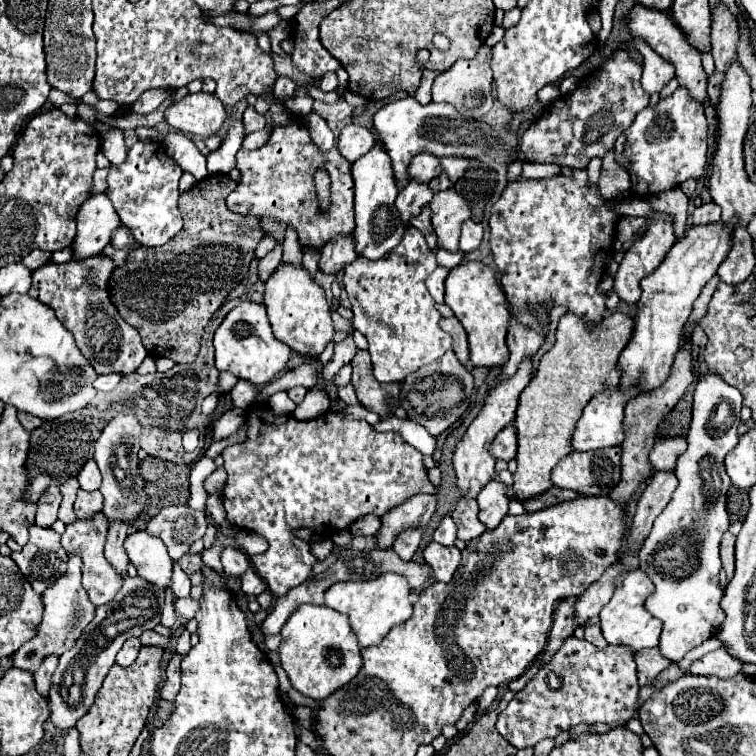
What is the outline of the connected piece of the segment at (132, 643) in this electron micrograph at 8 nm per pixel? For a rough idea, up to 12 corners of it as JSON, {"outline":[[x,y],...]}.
{"outline":[[128,639],[116,655],[116,663],[122,667],[132,665],[140,641]]}

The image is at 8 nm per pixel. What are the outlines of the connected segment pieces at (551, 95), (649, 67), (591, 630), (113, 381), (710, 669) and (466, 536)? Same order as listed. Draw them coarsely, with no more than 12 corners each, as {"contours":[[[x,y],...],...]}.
{"contours":[[[560,84],[544,86],[537,93],[545,106],[560,97]],[[650,49],[642,53],[642,87],[658,93],[672,77],[672,63]],[[584,625],[584,639],[598,649],[606,647],[600,625]],[[102,375],[94,381],[96,391],[112,391],[122,375]],[[724,649],[710,651],[690,665],[690,675],[730,679],[742,663]],[[460,499],[452,511],[458,539],[480,537],[476,499]]]}

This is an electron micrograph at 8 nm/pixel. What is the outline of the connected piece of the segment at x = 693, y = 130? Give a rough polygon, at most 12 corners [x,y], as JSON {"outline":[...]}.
{"outline":[[678,87],[626,131],[630,197],[700,179],[708,121]]}

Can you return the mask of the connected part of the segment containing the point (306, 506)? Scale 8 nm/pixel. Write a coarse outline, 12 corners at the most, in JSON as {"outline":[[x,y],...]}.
{"outline":[[250,409],[222,451],[230,523],[276,597],[316,563],[296,539],[434,495],[396,431]]}

